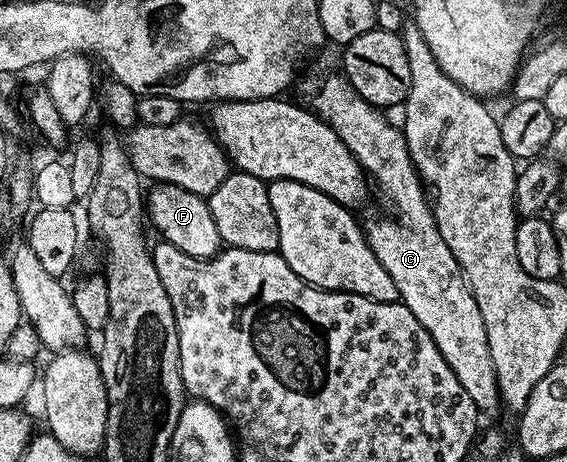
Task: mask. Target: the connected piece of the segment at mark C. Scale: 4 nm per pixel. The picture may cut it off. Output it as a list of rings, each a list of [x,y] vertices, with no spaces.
[[[341,74],[327,77],[318,86],[317,97],[314,98],[313,104],[311,103],[311,108],[321,119],[330,124],[335,134],[339,134],[339,138],[343,138],[351,154],[371,177],[376,191],[378,188],[393,207],[393,216],[387,217],[386,220],[364,221],[363,231],[375,258],[379,258],[379,262],[383,262],[383,270],[391,274],[391,282],[395,282],[400,303],[406,304],[411,314],[415,314],[415,318],[419,318],[421,325],[431,334],[447,366],[451,366],[463,390],[471,394],[471,402],[475,402],[478,413],[485,414],[495,411],[496,408],[500,409],[501,394],[497,391],[497,375],[495,366],[491,362],[491,350],[487,342],[487,330],[483,326],[483,314],[479,314],[479,306],[475,302],[472,290],[469,289],[469,283],[465,281],[465,273],[462,272],[455,254],[451,254],[447,242],[443,242],[443,234],[439,234],[437,219],[433,217],[433,209],[427,199],[427,189],[413,165],[404,131],[393,125],[392,119],[382,109],[368,104]]]

